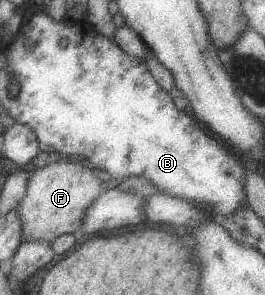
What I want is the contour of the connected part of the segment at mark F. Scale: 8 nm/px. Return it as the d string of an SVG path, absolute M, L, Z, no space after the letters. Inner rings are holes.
M63 158L44 168L34 170L28 181L26 197L18 207L22 217L22 241L46 241L53 243L66 234L78 234L86 219L86 209L106 192L103 177L91 165L84 167L80 163Z

